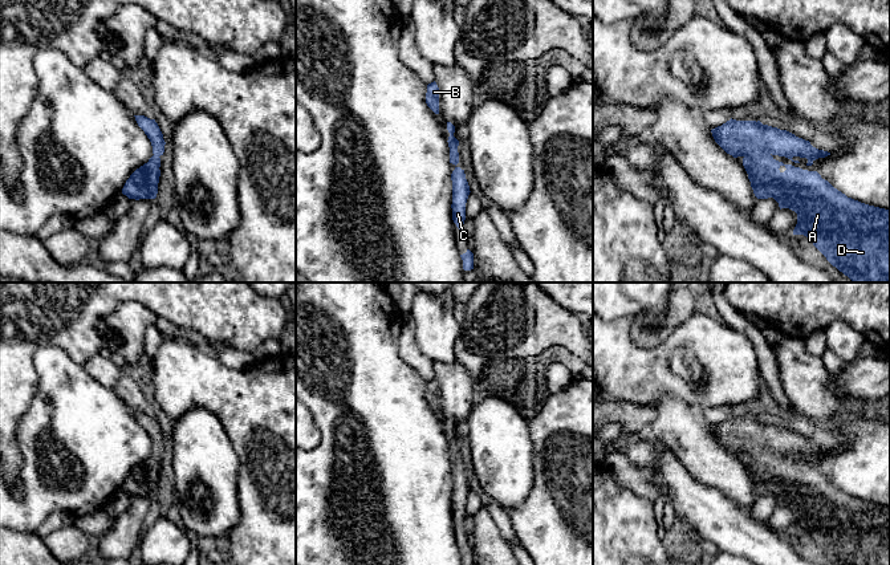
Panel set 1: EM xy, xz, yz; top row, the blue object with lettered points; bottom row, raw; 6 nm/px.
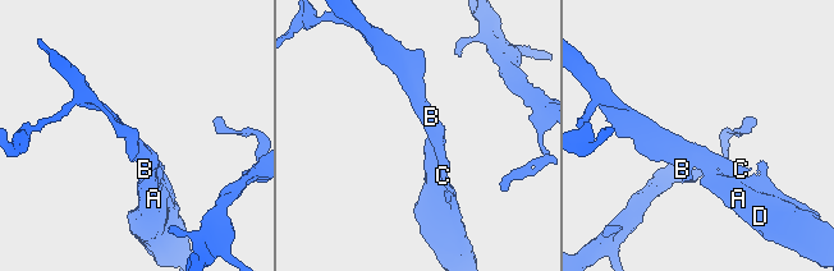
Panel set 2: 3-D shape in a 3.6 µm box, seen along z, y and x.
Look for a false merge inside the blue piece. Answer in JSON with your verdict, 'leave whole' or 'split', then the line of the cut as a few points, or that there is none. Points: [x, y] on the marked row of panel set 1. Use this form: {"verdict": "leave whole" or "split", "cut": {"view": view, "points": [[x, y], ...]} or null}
{"verdict": "leave whole", "cut": null}

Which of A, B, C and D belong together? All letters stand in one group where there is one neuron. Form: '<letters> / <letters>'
A B C D

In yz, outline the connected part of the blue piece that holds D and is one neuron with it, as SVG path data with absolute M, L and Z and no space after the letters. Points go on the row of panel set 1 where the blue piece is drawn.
M731 118L722 126L712 129L711 133L715 142L727 154L733 158L743 158L743 166L757 199L773 198L780 210L789 208L797 214L793 235L806 236L826 260L848 276L852 282L890 282L890 211L848 198L822 179L817 171L784 164L773 158L775 155L785 157L795 163L800 162L793 160L793 157L806 158L806 166L812 166L816 159L825 158L830 153L813 147L809 141L798 138L787 130L763 125L760 121L736 121Z

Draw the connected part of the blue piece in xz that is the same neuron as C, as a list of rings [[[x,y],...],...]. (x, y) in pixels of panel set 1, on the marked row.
[[[455,167],[451,174],[452,180],[452,220],[459,229],[462,229],[466,220],[466,203],[470,195],[470,186],[466,179],[464,170]]]

